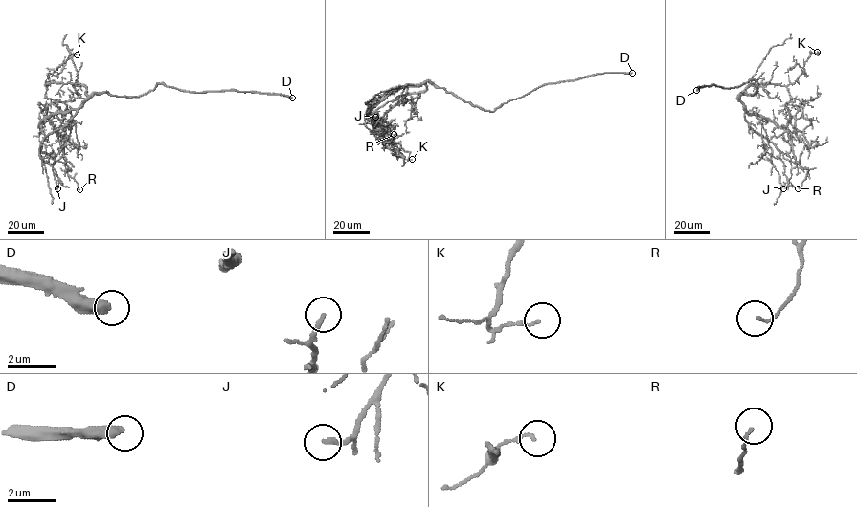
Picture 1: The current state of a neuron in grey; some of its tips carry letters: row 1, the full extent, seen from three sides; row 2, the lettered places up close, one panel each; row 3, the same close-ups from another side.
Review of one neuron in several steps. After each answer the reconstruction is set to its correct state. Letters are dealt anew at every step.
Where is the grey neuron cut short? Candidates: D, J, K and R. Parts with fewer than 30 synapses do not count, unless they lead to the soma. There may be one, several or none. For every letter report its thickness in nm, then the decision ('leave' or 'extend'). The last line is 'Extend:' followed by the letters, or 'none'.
D: calibre 440 nm; extend
J: calibre 160 nm; leave
K: calibre 100 nm; leave
R: calibre 90 nm; leave
Extend: D

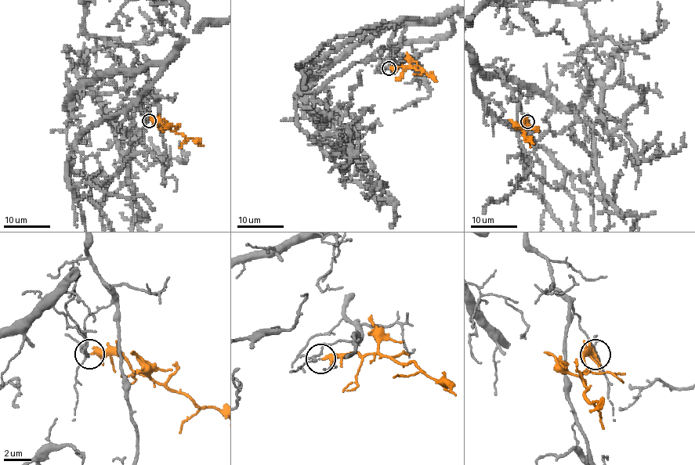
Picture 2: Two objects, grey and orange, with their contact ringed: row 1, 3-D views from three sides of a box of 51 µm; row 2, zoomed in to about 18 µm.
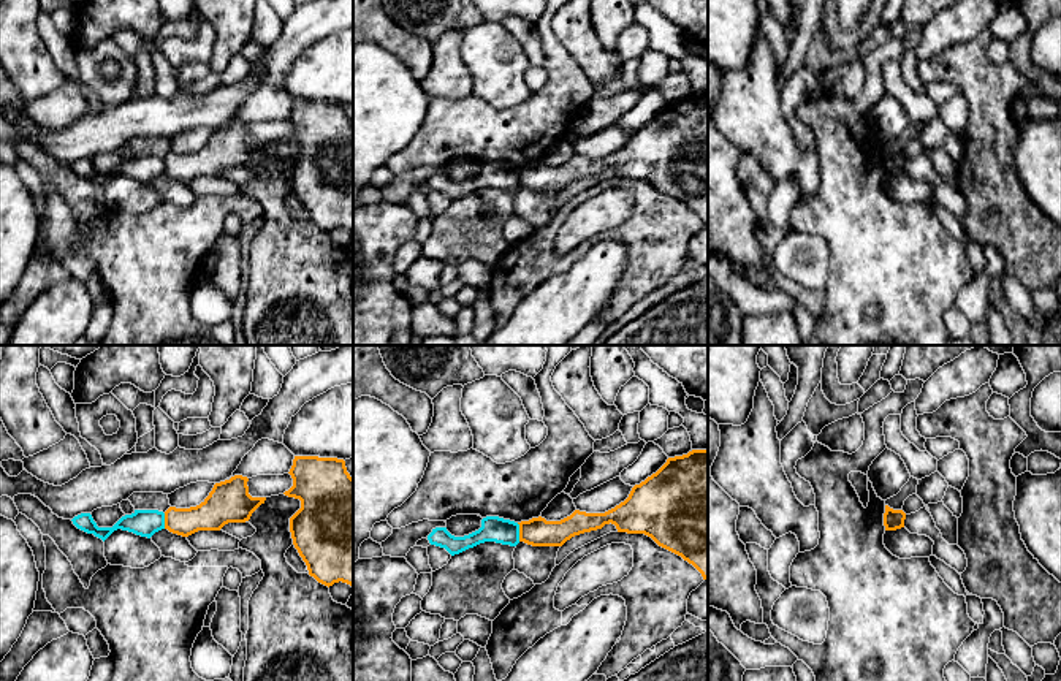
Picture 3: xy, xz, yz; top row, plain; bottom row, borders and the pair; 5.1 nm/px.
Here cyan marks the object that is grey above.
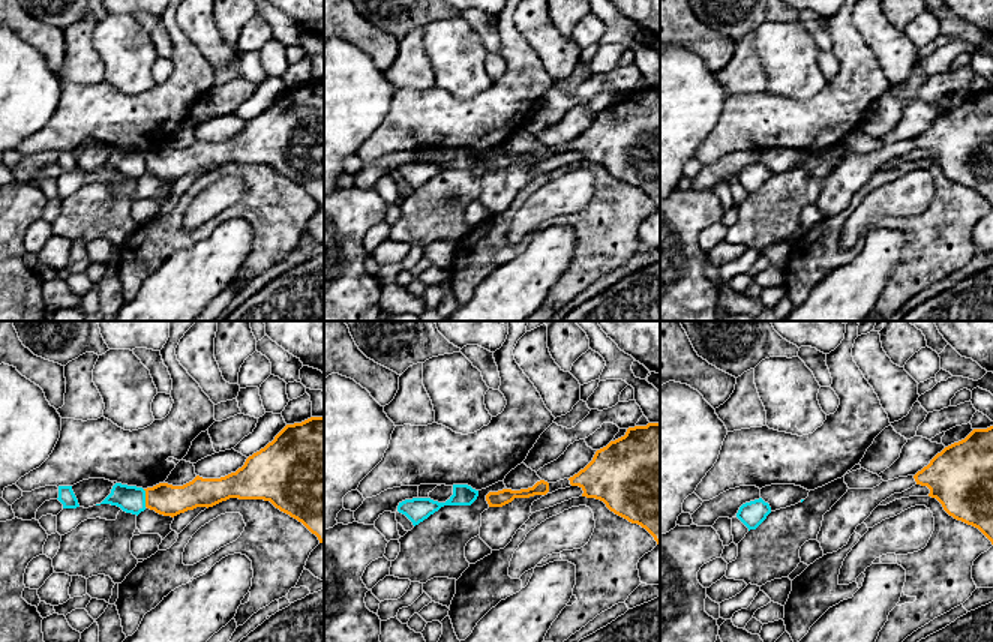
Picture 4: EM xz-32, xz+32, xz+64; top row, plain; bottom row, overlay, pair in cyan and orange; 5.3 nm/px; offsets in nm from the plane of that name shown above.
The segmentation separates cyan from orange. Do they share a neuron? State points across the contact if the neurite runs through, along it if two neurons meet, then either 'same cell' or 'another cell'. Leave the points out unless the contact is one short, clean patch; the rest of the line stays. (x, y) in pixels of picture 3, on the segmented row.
another cell

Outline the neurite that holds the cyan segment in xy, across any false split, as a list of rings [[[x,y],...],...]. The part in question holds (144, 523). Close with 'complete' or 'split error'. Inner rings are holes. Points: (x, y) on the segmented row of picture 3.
[[[135,510],[131,515],[122,516],[112,527],[98,527],[90,513],[81,513],[71,521],[78,529],[93,534],[103,542],[117,529],[147,538],[165,529],[165,513],[158,510]]] | complete

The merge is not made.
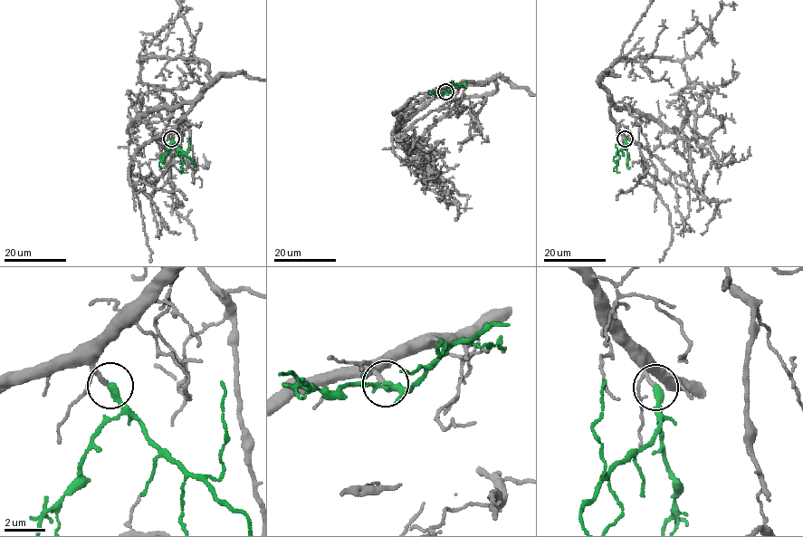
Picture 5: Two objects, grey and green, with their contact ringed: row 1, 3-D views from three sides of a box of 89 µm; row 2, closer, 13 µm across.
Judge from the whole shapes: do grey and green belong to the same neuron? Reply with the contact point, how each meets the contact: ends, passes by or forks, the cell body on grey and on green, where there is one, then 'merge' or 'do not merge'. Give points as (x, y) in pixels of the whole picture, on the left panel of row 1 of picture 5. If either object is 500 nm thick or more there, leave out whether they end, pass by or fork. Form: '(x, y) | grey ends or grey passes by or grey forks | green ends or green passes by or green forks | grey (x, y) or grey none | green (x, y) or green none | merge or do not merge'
(171, 139) | grey passes by | green ends | grey none | green none | merge

